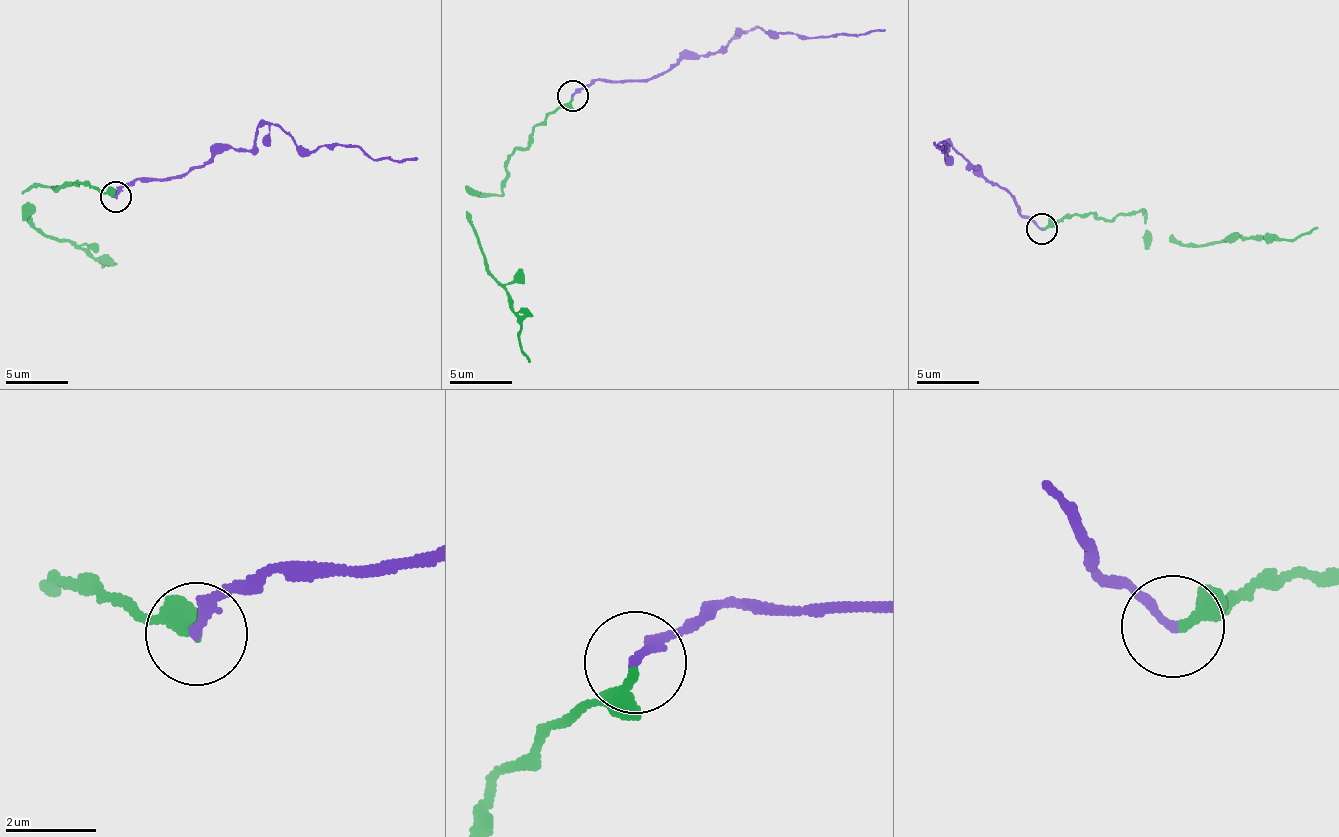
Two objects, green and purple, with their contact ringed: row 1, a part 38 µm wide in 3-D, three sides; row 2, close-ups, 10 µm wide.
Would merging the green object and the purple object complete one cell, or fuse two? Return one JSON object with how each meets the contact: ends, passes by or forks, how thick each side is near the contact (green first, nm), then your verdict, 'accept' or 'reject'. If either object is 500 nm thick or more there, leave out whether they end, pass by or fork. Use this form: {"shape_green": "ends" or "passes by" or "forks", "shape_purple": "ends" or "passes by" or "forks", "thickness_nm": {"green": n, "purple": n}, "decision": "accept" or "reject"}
{"shape_green": "passes by", "shape_purple": "ends", "thickness_nm": {"green": 220, "purple": 220}, "decision": "accept"}

